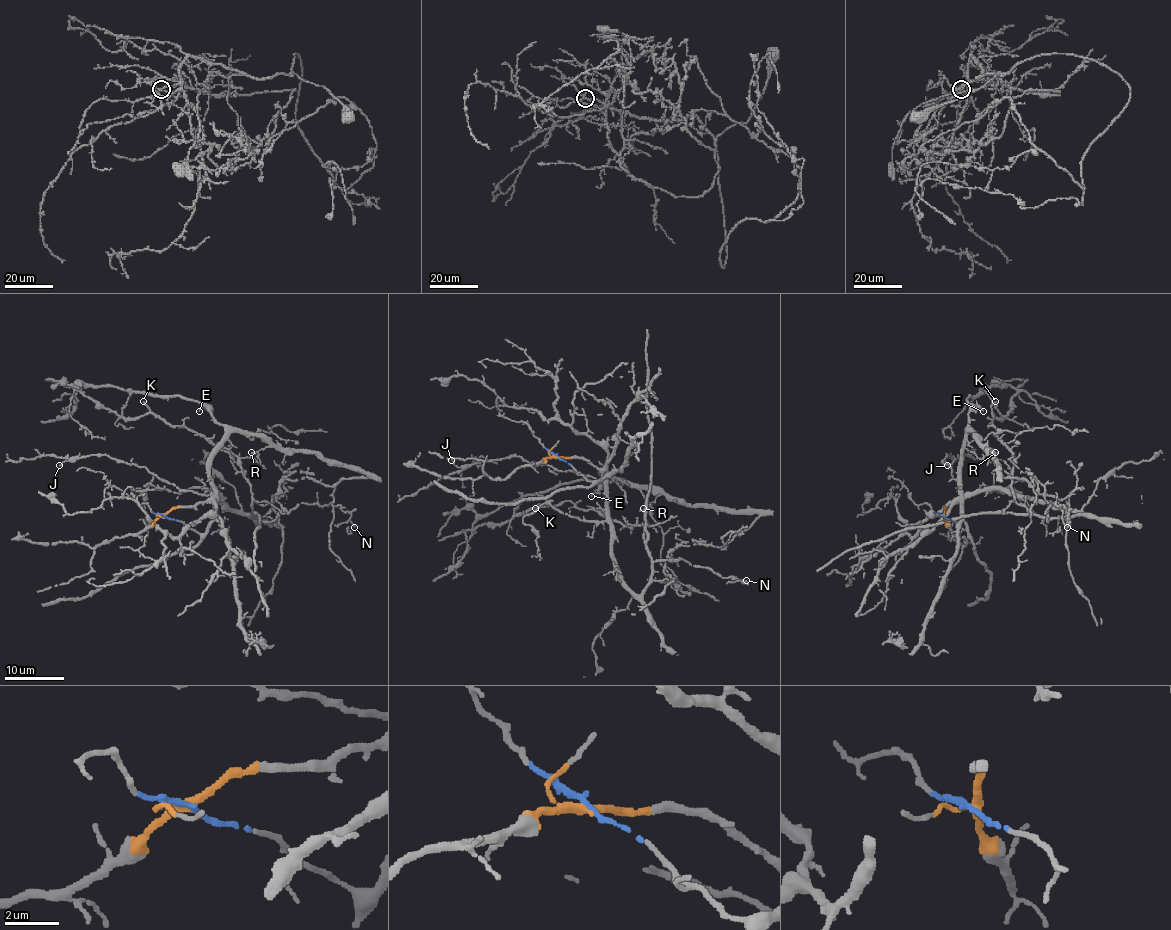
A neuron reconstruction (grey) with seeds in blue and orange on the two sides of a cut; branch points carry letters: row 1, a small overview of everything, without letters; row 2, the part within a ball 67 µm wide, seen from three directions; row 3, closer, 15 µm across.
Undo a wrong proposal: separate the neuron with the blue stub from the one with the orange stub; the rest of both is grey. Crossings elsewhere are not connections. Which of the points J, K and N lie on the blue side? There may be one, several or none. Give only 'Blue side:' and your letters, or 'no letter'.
Blue side: no letter

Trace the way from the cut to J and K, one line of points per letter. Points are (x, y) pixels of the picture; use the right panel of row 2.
J: (944, 516), (945, 507), (967, 495), (958, 489), (949, 466), (944, 462), (948, 455), (954, 461), (946, 465)
K: (944, 516), (960, 496), (1000, 489), (1081, 514), (1042, 517), (1020, 505), (1014, 456), (988, 426), (996, 401)

